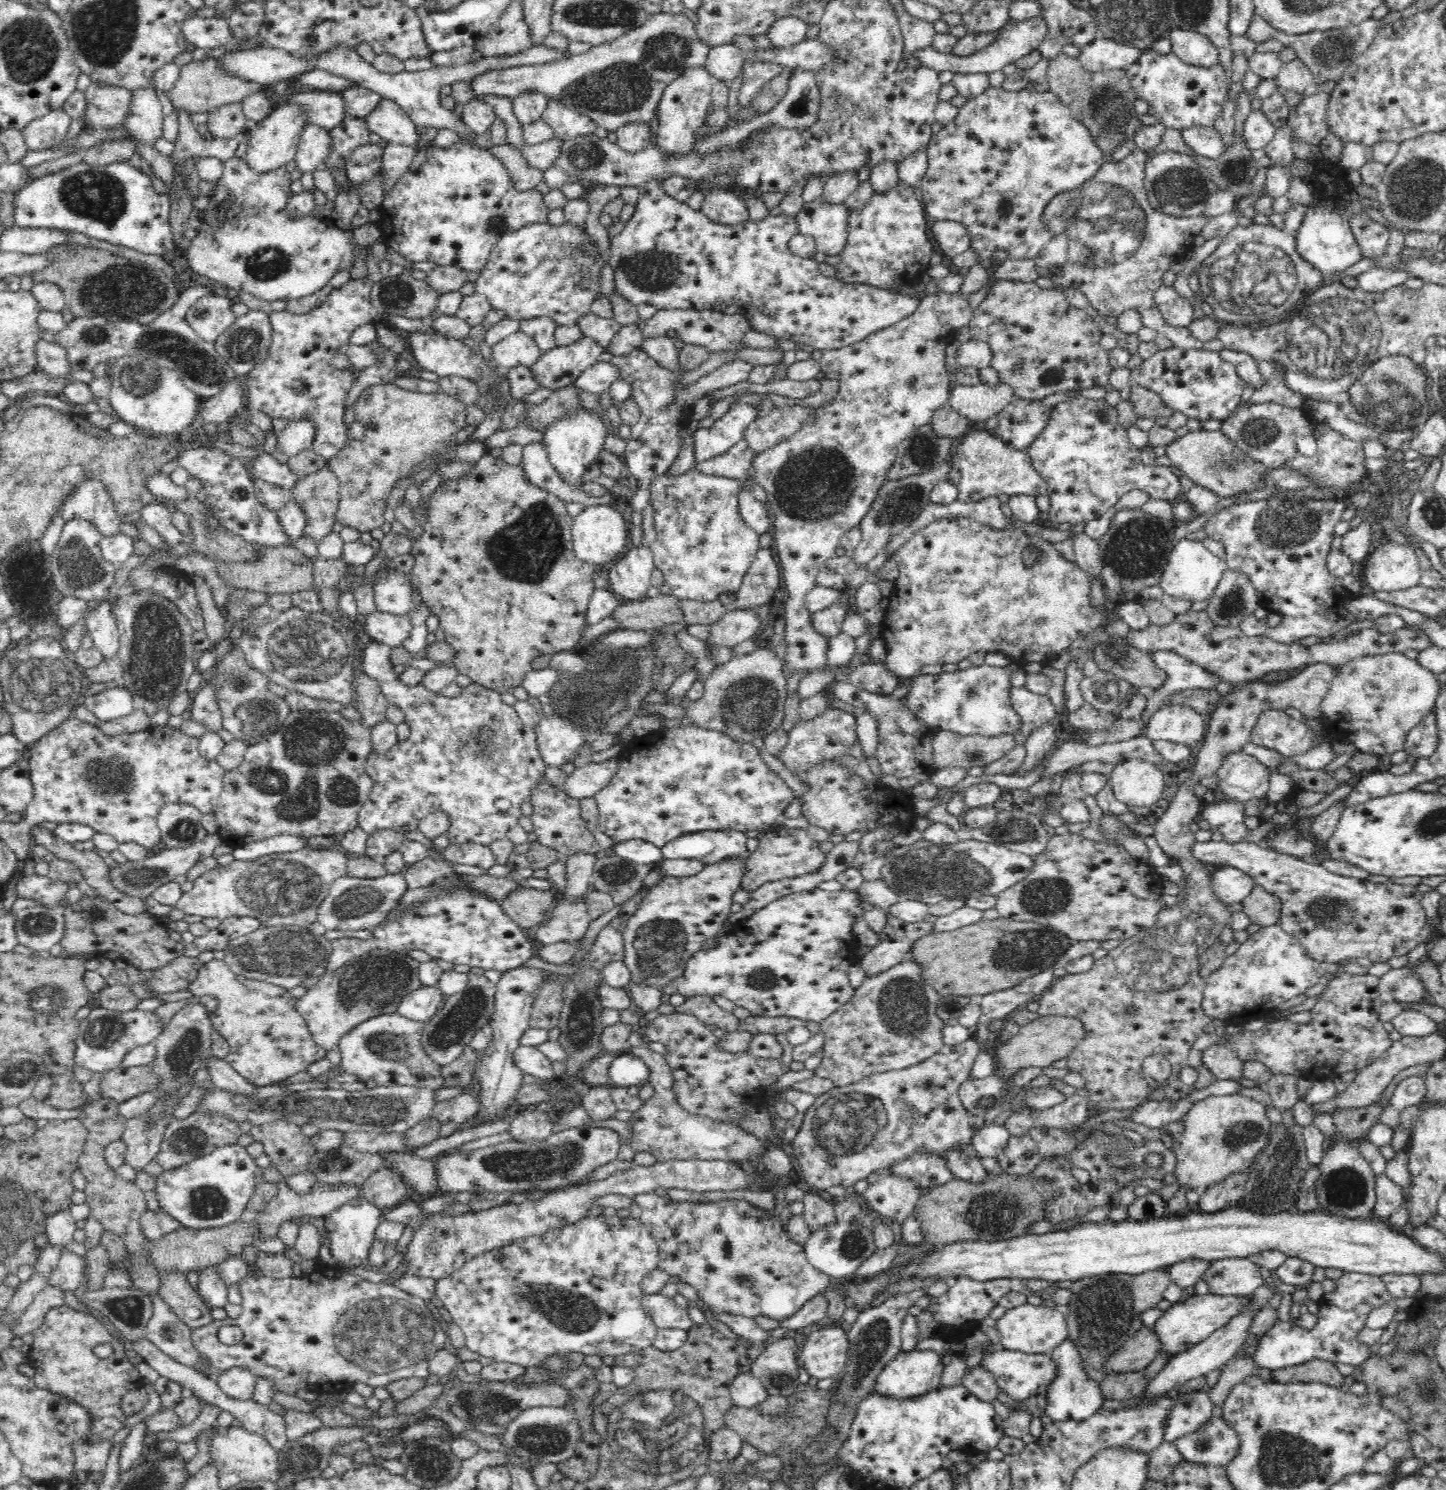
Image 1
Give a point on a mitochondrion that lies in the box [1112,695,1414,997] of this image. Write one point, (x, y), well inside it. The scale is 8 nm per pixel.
(1335, 913)

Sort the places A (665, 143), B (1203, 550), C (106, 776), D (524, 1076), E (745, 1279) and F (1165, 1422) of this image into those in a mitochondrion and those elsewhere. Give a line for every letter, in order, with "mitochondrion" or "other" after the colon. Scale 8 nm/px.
A: other
B: other
C: mitochondrion
D: other
E: mitochondrion
F: other

